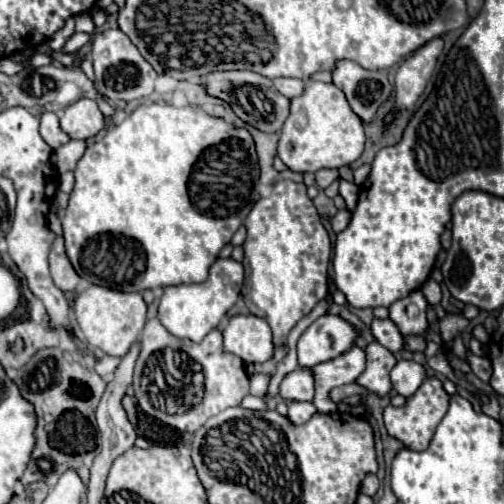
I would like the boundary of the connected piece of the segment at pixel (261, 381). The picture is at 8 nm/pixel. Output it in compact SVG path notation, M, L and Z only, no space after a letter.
M253 374L253 376L251 376L251 394L253 394L253 396L259 396L259 398L265 396L267 384L269 384L269 376Z

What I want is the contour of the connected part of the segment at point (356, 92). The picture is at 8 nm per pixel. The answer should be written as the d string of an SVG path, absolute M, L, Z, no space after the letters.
M351 60L337 62L333 72L333 84L343 90L351 110L365 122L373 122L379 108L391 98L393 86L385 72L363 70Z

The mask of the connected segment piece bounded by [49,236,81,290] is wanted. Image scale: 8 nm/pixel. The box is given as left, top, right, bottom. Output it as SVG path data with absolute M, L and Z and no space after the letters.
M55 236L51 252L49 252L49 266L51 266L51 278L57 288L61 290L77 290L81 278L75 274L65 248L63 248L63 238Z

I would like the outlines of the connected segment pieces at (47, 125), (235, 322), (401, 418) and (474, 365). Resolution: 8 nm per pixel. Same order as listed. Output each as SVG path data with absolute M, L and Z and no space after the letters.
M43 112L41 116L41 136L51 148L59 148L67 144L71 138L61 130L59 118L55 112Z
M233 316L225 324L223 338L225 338L225 350L239 356L247 364L267 362L273 358L275 344L271 328L263 318Z
M427 378L423 386L411 398L407 398L403 406L387 406L383 412L383 422L391 438L401 440L411 450L425 450L433 438L435 426L447 414L447 408L449 408L449 396L445 394L441 382L437 378Z
M467 352L467 358L469 358L473 374L477 378L481 378L483 382L489 382L489 378L491 378L491 362L489 362L489 358L479 358L479 356L471 354L471 352Z

